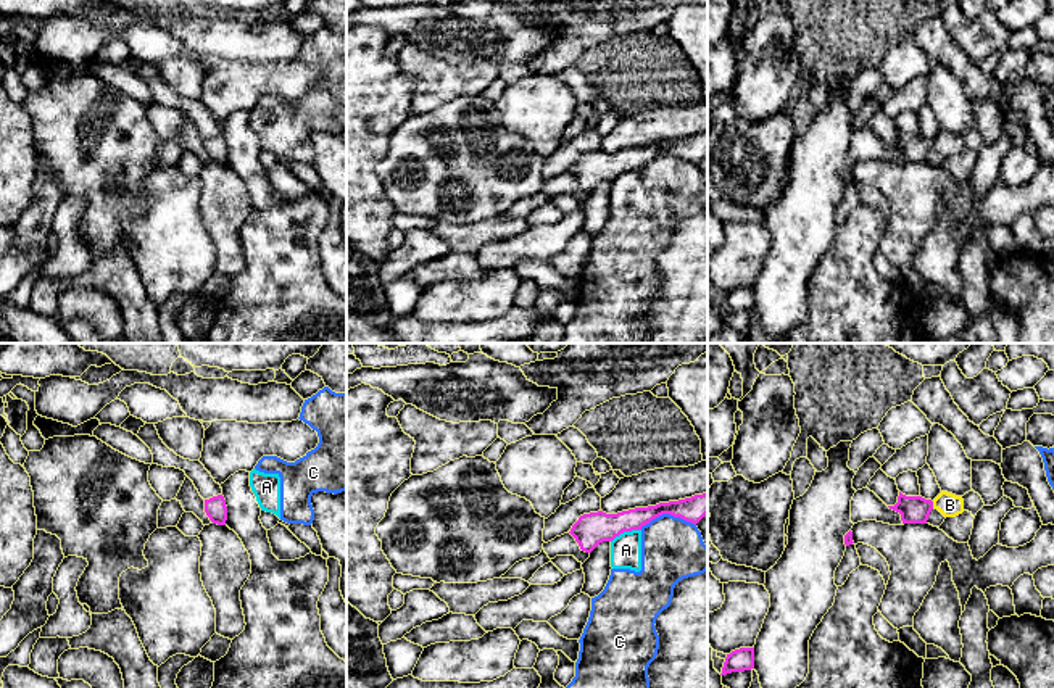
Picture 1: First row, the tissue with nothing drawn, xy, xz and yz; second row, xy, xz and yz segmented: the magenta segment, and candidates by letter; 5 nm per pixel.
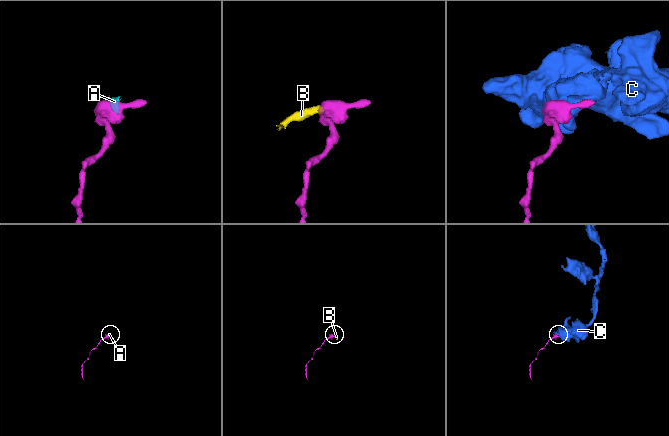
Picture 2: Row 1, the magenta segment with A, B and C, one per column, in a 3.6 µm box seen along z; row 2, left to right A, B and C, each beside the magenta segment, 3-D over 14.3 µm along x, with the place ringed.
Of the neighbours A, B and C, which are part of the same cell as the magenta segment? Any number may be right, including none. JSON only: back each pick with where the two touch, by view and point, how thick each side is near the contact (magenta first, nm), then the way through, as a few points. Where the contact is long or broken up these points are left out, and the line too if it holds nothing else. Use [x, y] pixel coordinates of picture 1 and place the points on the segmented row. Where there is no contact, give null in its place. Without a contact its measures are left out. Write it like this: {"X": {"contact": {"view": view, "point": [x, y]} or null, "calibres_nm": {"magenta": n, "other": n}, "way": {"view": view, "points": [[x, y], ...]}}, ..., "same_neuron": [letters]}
{"B": {"contact": {"view": "yz", "point": [932, 505]}, "calibres_nm": {"magenta": 140, "other": 120}, "way": {"view": "yz", "points": [[914, 509], [932, 505], [950, 505]]}}, "same_neuron": ["B"]}

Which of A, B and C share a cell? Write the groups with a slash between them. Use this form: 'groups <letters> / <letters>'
groups A C / B

